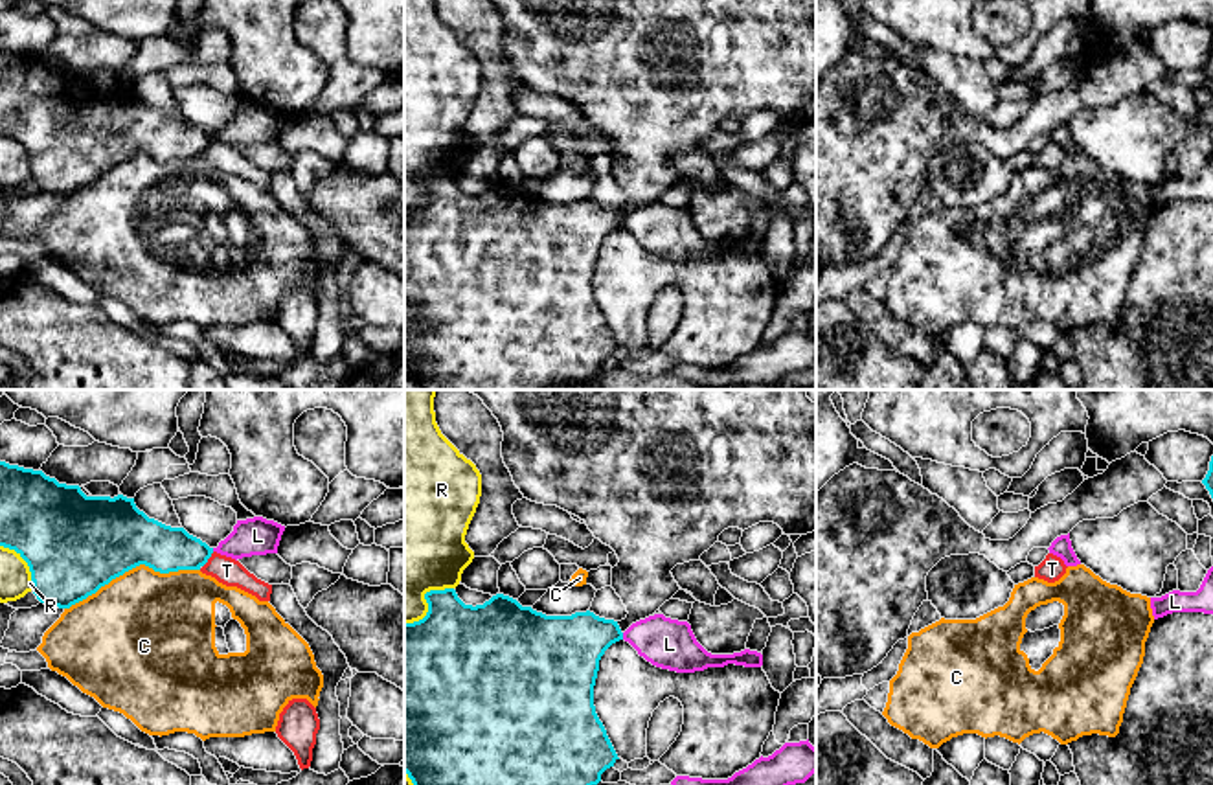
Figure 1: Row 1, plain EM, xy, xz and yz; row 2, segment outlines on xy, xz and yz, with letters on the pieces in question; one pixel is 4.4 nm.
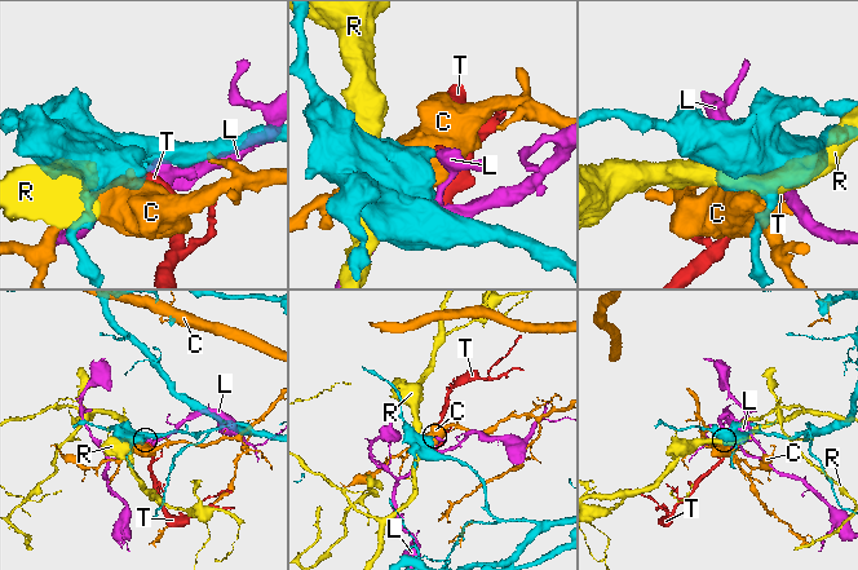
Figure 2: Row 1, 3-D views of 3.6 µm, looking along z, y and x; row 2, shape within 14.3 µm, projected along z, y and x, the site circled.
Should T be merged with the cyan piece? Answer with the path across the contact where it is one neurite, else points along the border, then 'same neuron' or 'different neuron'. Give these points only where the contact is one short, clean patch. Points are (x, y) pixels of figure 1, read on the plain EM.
border xy (214, 140), (199, 157); different neuron

